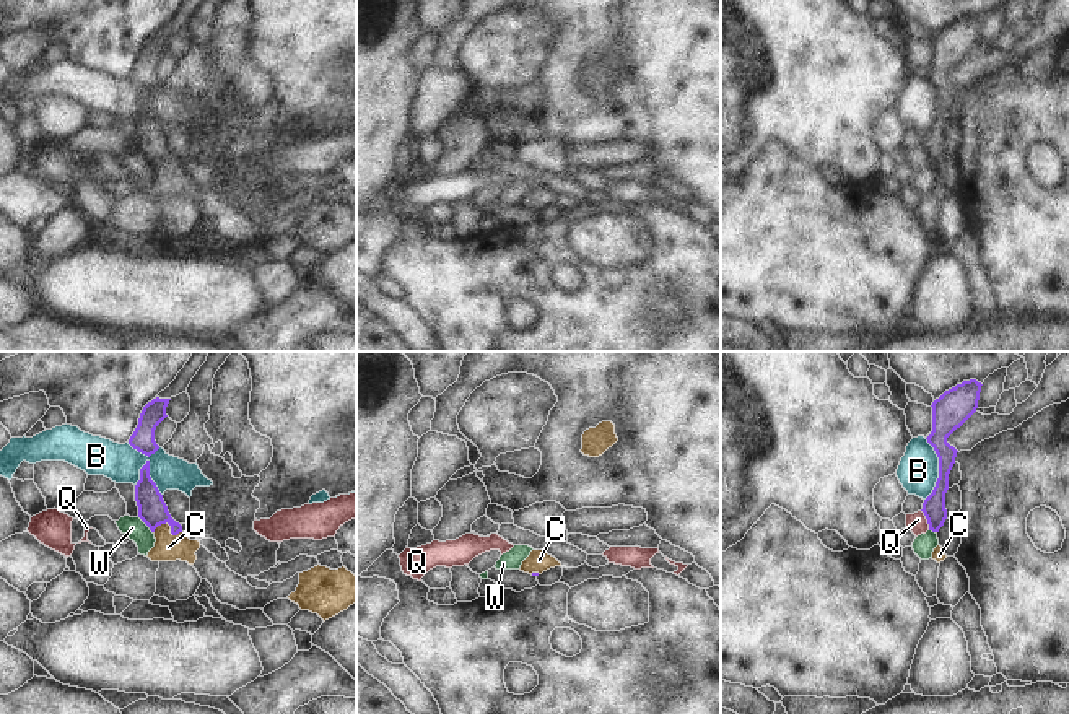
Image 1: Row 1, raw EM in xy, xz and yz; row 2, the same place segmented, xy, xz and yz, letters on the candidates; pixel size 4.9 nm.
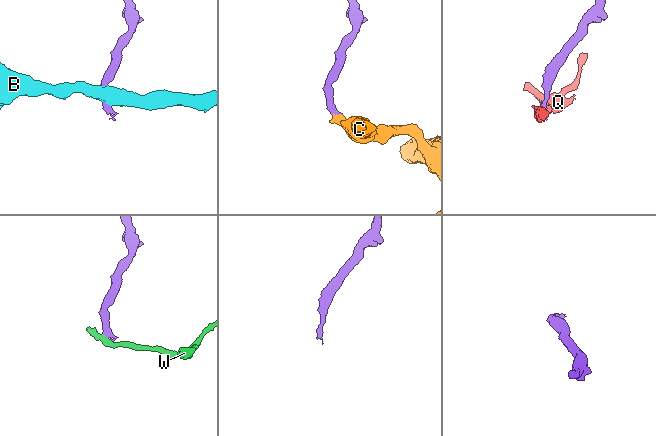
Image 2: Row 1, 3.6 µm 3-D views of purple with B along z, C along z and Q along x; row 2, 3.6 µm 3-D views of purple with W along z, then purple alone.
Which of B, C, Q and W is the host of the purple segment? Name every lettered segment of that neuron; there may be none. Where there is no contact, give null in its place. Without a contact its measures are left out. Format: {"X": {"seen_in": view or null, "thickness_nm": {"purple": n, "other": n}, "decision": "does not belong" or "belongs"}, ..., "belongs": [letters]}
{"B": {"seen_in": "xy", "thickness_nm": {"purple": 140, "other": 190}, "decision": "does not belong"}, "C": {"seen_in": "xy", "thickness_nm": {"purple": 140, "other": 140}, "decision": "belongs"}, "Q": {"seen_in": "yz", "thickness_nm": {"purple": 110, "other": 100}, "decision": "does not belong"}, "W": {"seen_in": "xy", "thickness_nm": {"purple": 140, "other": 110}, "decision": "does not belong"}, "belongs": ["C"]}

